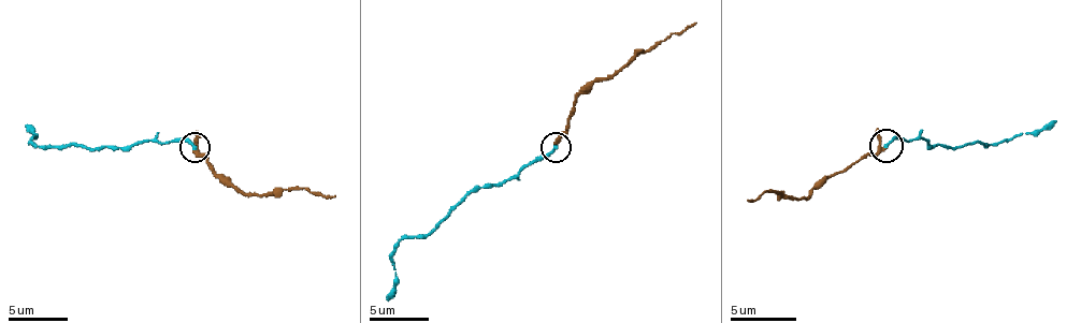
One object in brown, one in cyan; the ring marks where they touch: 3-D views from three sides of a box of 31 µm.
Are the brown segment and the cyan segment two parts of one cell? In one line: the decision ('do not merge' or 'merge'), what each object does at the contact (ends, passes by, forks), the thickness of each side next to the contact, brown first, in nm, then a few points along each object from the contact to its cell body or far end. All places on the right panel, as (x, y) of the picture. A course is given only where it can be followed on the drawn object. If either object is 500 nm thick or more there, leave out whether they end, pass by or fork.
merge; brown passes by; cyan ends there; 240 nm thick on the brown side, 220 nm on the other; brown runs (883, 145), (833, 172), (806, 199), (780, 191), (747, 199); cyan runs (887, 145), (896, 138), (923, 138), (930, 145), (986, 145), (1006, 138), (1039, 135), (1056, 121)

